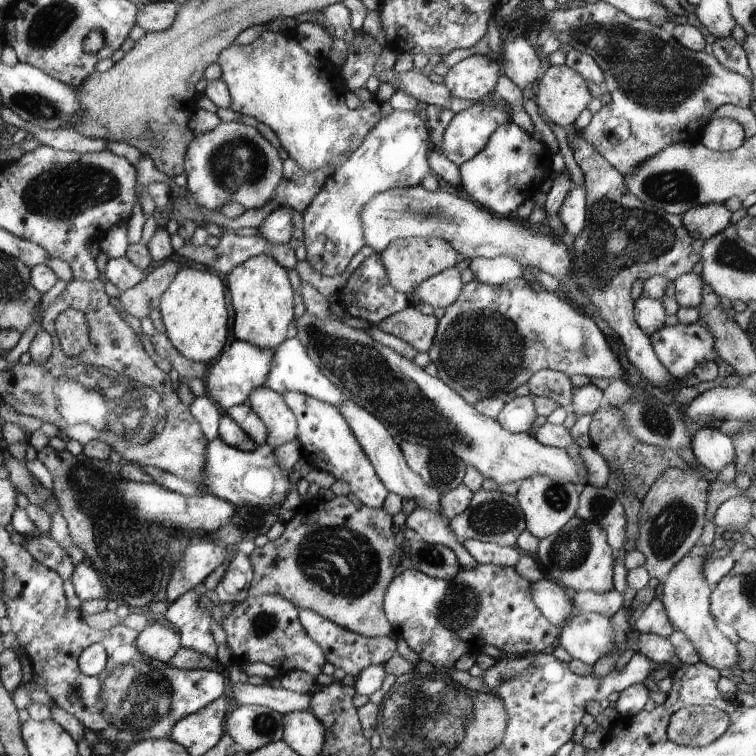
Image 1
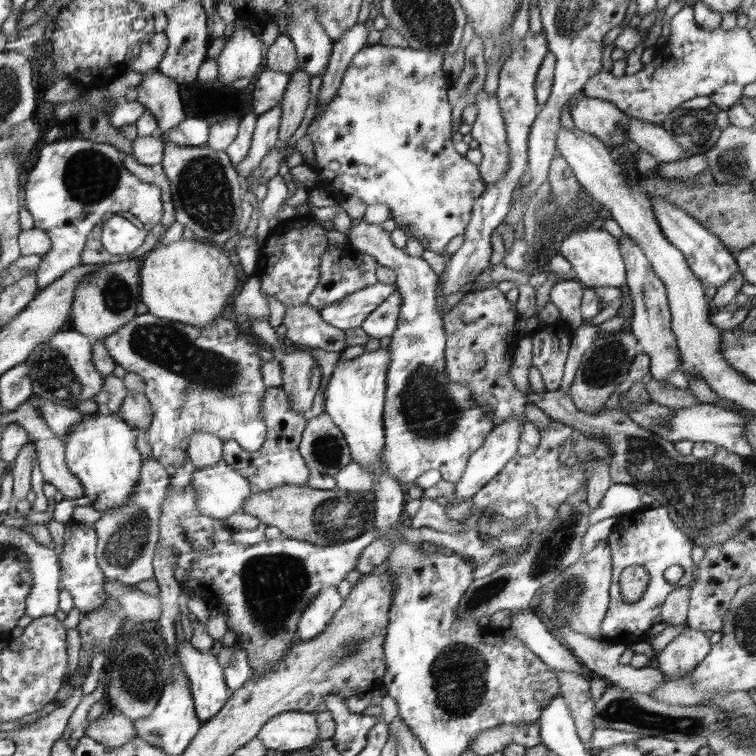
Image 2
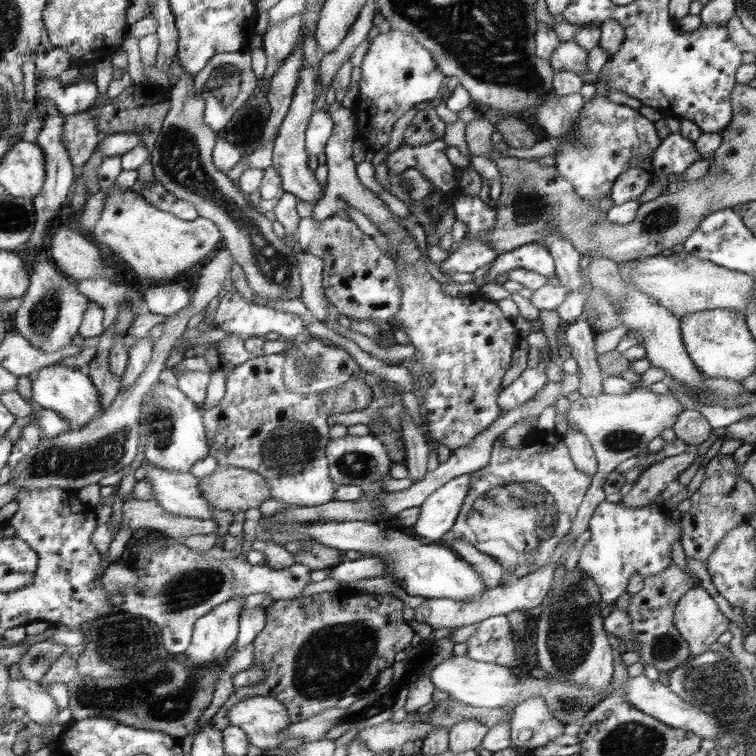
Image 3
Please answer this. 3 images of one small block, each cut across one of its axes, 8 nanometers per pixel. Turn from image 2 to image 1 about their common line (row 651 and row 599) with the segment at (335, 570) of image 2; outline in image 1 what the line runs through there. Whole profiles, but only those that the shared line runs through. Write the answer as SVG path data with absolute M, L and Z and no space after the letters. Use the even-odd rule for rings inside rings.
M280 595L250 596L233 606L230 614L224 615L222 627L227 634L227 646L234 660L240 663L264 662L281 676L291 670L299 670L318 676L326 664L326 654L311 637L299 620L299 608Z

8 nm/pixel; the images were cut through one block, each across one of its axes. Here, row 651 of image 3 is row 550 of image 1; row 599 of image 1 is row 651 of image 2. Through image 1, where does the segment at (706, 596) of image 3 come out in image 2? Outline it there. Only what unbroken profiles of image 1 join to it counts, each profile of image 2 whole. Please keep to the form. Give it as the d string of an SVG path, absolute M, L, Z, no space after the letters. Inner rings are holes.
M687 627L654 656L653 662L666 679L674 680L692 673L709 654L710 640L704 631Z

